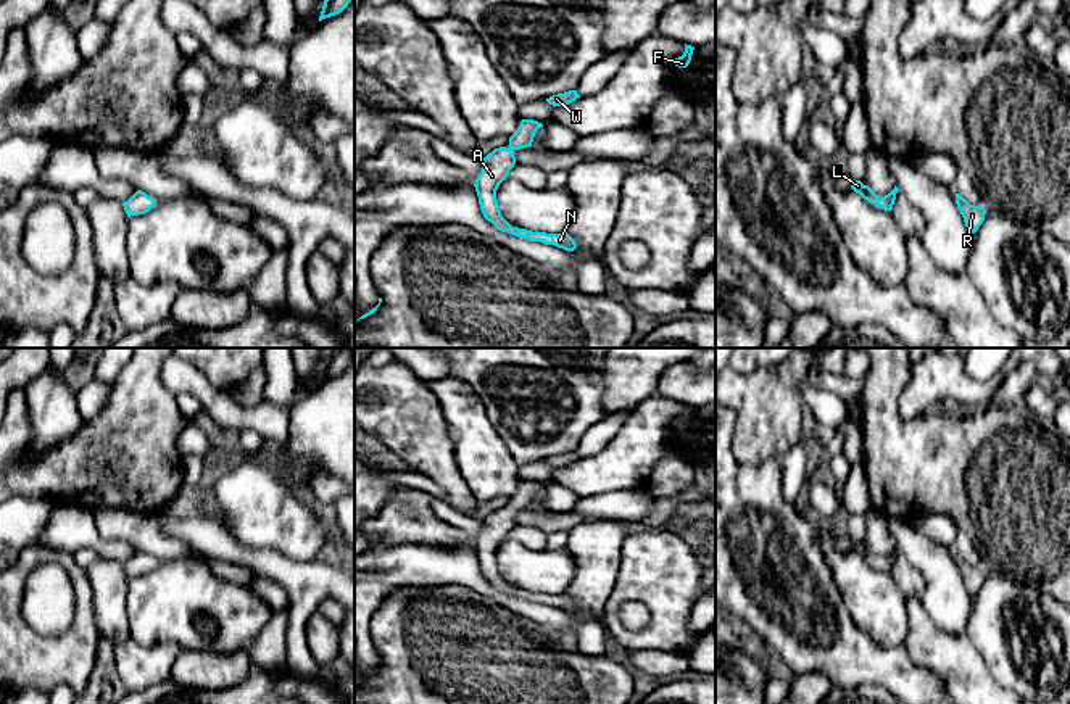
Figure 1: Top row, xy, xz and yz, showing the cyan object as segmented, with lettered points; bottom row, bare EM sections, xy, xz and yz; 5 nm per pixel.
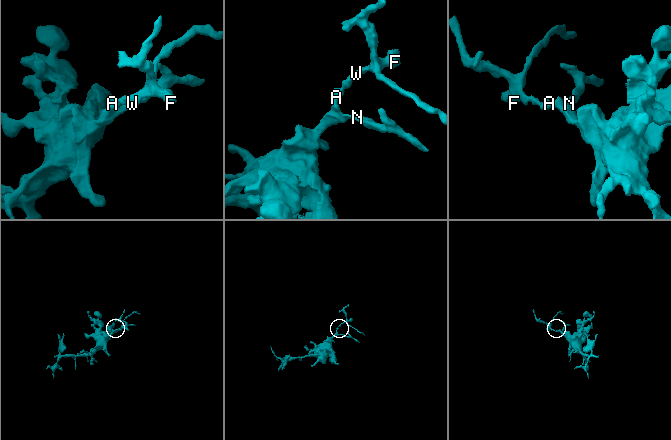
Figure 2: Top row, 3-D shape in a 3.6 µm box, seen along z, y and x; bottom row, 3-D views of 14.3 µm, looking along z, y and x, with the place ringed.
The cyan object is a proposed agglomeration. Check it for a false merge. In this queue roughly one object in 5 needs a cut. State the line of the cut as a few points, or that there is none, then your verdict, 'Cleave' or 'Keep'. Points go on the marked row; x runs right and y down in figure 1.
No split. Keep

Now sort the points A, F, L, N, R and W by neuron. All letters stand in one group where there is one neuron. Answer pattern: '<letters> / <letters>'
A F L N R W

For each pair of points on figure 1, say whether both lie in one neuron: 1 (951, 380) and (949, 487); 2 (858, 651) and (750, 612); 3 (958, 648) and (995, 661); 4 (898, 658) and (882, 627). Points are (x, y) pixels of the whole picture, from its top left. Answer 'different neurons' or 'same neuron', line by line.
1: different neurons
2: same neuron
3: different neurons
4: different neurons

